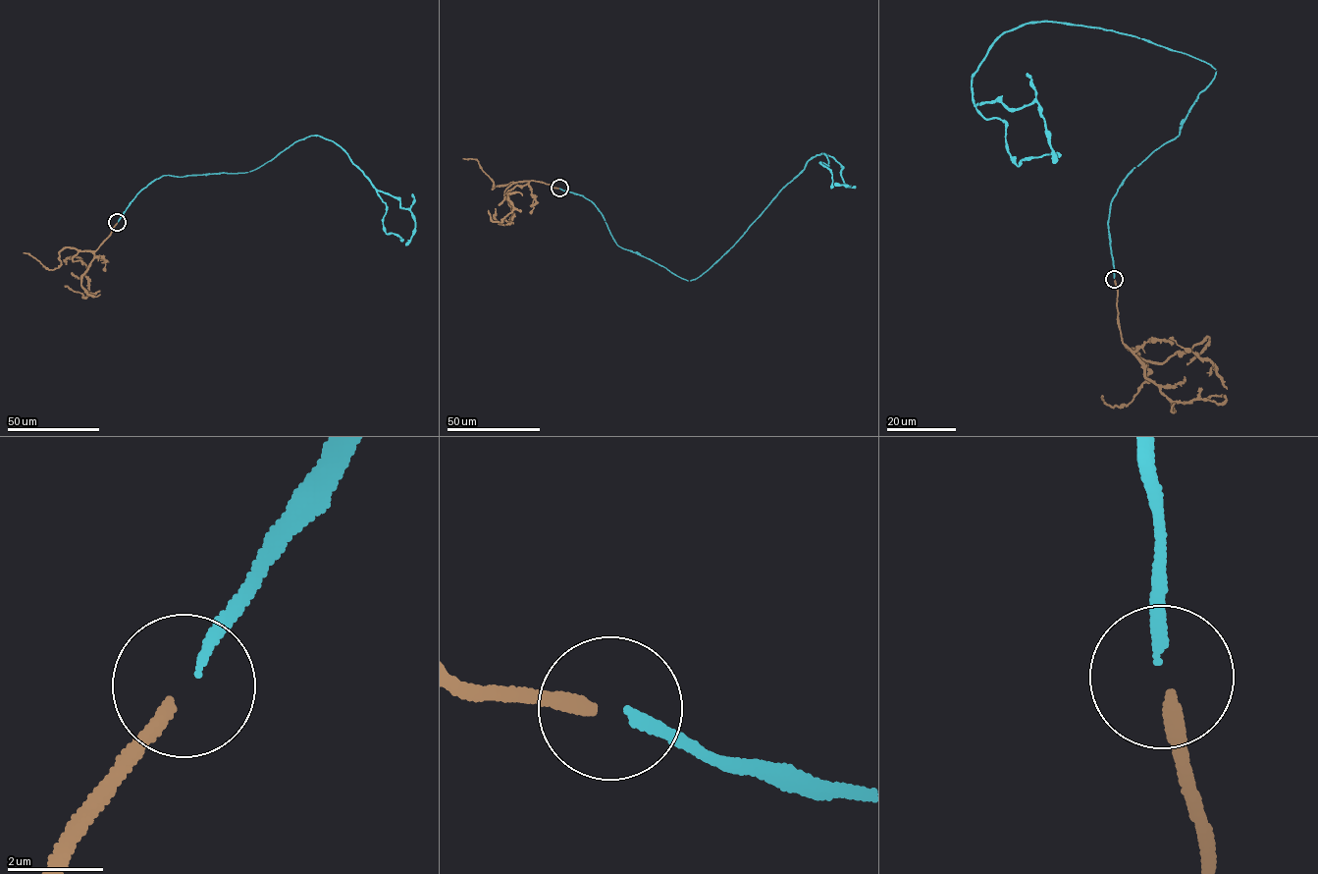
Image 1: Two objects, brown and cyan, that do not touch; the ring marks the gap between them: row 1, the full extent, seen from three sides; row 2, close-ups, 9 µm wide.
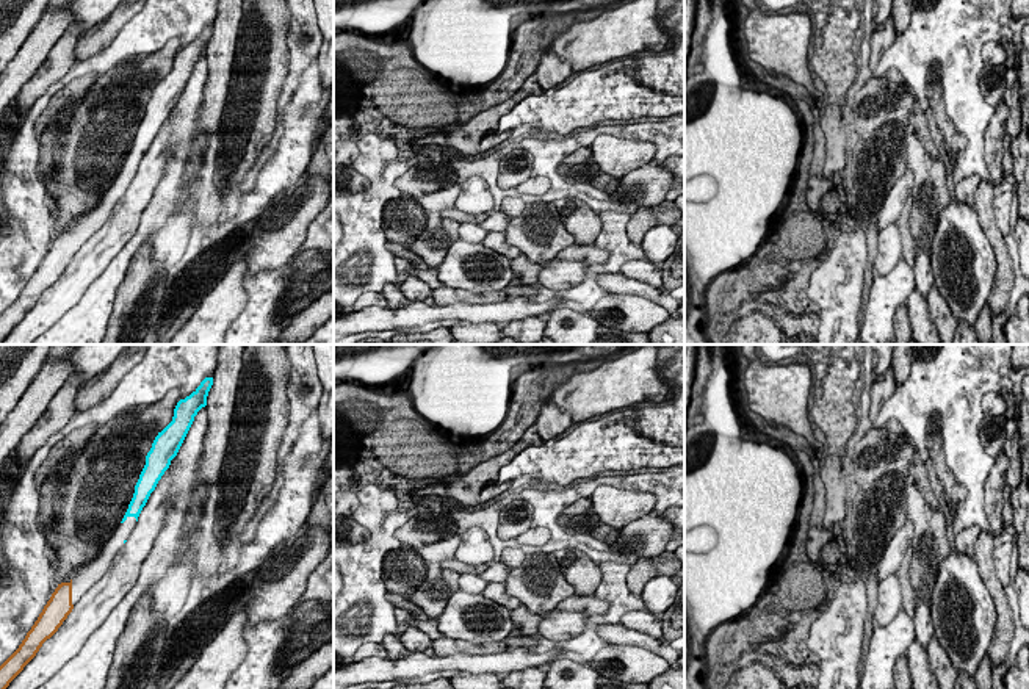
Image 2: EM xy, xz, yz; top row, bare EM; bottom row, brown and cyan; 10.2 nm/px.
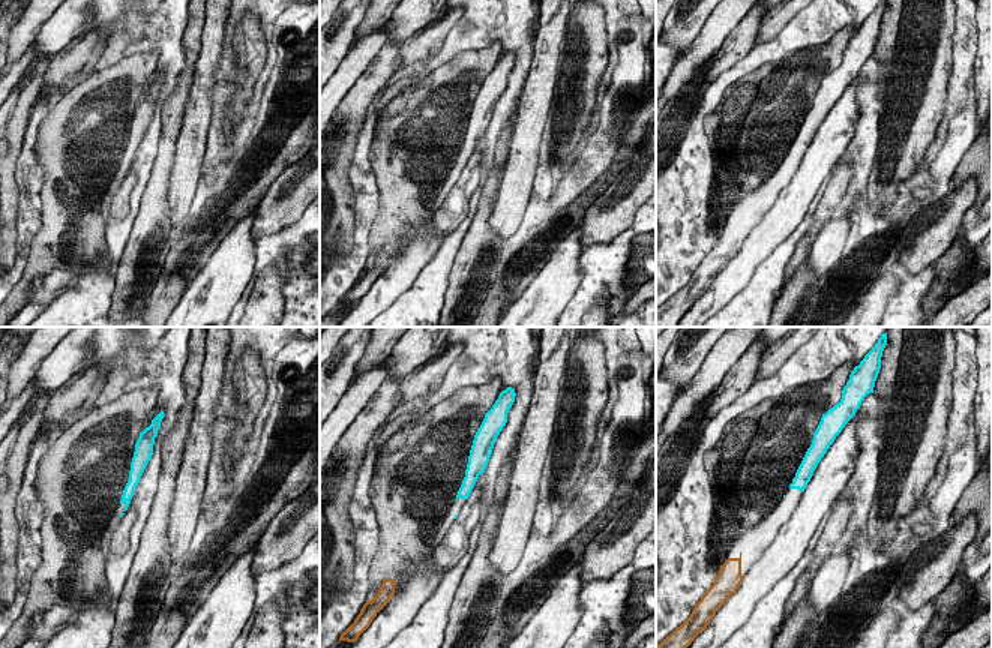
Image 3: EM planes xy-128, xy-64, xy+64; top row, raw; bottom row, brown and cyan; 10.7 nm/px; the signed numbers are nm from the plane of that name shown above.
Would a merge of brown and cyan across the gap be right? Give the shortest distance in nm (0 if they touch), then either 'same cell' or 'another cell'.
650 nm | same cell

